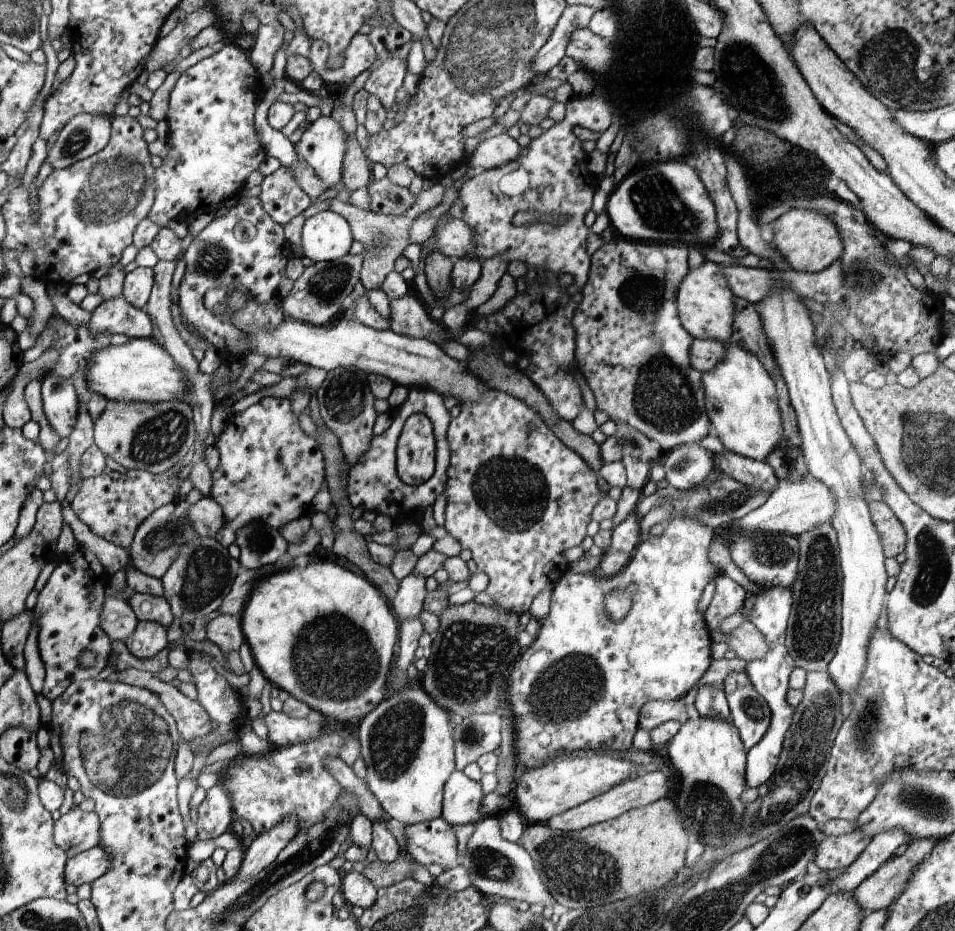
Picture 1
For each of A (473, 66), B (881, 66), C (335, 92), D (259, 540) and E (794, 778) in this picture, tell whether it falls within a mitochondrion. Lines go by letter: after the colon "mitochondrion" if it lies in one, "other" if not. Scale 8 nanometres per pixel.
A: mitochondrion
B: mitochondrion
C: other
D: mitochondrion
E: mitochondrion

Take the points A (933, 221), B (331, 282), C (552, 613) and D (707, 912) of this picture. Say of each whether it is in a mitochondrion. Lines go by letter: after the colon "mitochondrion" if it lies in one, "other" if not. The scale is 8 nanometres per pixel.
A: other
B: mitochondrion
C: other
D: mitochondrion

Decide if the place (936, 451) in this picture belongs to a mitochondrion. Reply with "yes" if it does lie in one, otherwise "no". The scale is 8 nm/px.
yes

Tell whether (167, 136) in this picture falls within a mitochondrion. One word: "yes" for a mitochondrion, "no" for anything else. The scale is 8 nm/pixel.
no

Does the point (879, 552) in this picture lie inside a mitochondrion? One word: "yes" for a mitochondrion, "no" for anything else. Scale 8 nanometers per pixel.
no

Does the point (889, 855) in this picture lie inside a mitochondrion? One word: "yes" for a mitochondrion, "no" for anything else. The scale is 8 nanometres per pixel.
no

